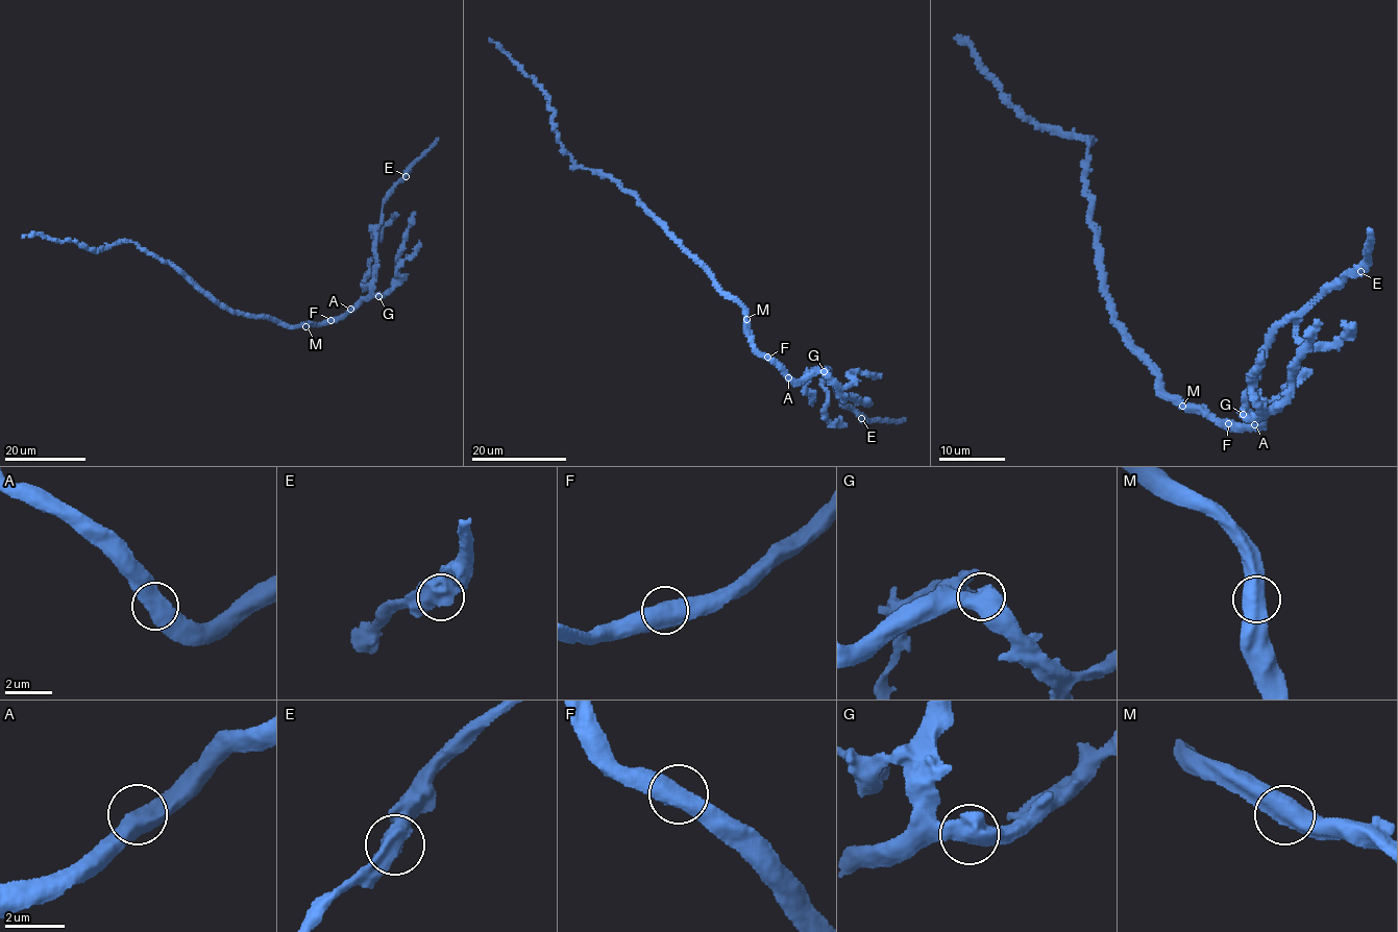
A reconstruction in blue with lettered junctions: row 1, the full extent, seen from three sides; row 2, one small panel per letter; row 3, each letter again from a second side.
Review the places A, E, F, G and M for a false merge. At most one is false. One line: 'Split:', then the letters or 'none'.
Split: none

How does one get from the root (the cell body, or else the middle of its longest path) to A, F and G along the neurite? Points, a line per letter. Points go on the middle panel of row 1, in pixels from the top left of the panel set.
A: (713, 279), (720, 290), (740, 304), (750, 343), (788, 377)
F: (713, 279), (720, 290), (740, 304), (750, 343), (767, 357)
G: (713, 279), (720, 290), (740, 304), (747, 336), (759, 352), (796, 382), (824, 371)

